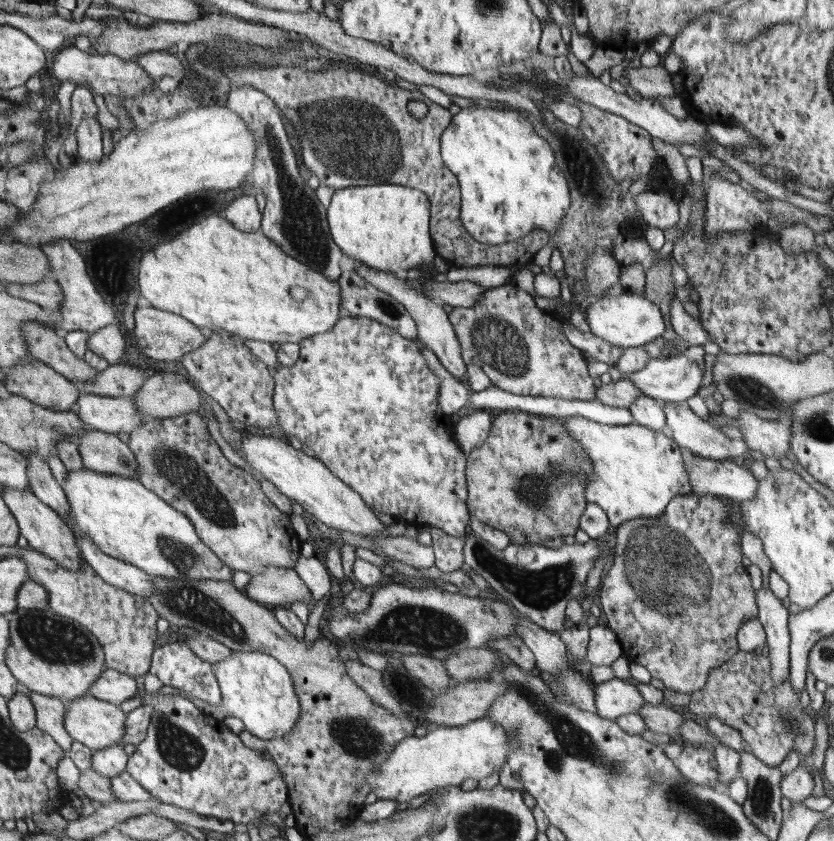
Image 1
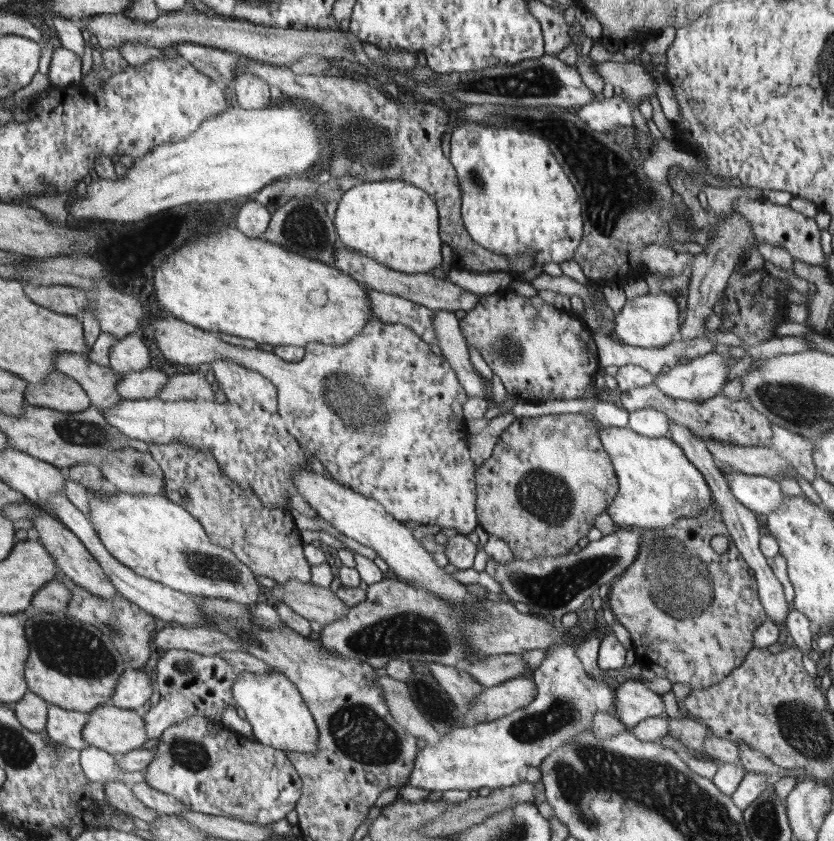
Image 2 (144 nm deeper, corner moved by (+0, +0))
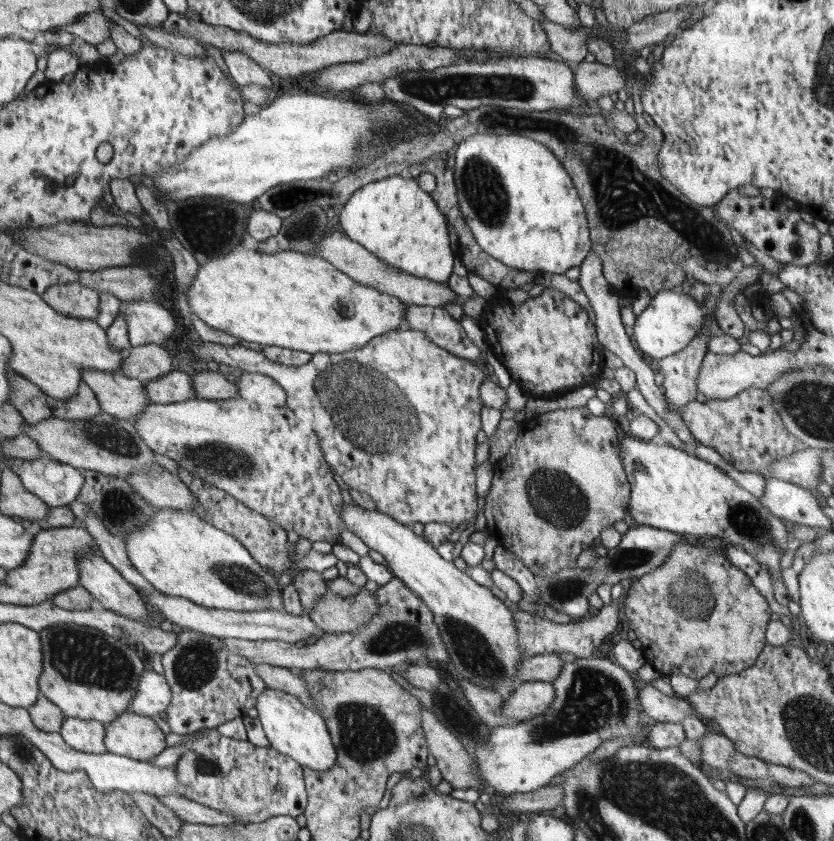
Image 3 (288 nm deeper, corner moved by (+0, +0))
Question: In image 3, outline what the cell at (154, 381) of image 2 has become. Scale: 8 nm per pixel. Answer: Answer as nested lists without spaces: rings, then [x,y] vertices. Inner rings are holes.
[[[171,370],[159,380],[147,380],[143,388],[145,394],[151,398],[151,404],[169,404],[195,398],[193,376],[179,370]]]

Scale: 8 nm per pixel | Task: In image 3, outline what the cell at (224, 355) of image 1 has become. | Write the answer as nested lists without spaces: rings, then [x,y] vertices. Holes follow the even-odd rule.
[[[243,372],[241,376],[237,376],[235,384],[239,388],[237,398],[241,400],[251,400],[257,406],[271,408],[283,408],[287,404],[287,392],[271,376]]]

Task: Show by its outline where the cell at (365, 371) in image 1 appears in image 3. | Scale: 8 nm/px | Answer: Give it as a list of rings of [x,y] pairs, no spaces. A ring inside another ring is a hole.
[[[409,328],[375,336],[369,344],[353,352],[317,352],[301,366],[275,364],[259,348],[247,350],[241,344],[221,346],[191,340],[189,352],[197,360],[215,360],[219,366],[227,364],[249,374],[265,374],[279,382],[287,392],[285,408],[293,410],[295,416],[313,416],[327,466],[335,470],[349,490],[365,492],[377,512],[395,518],[403,526],[437,522],[447,524],[451,530],[477,514],[475,440],[481,436],[481,408],[485,406],[479,396],[479,388],[485,382],[485,368],[481,364],[457,358],[445,348],[439,348],[423,332]]]

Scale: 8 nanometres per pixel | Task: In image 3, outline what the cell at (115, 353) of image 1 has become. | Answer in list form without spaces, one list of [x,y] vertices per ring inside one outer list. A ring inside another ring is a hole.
[[[145,344],[145,346],[131,346],[119,370],[127,378],[147,382],[167,376],[173,370],[173,366],[171,356],[161,346]]]

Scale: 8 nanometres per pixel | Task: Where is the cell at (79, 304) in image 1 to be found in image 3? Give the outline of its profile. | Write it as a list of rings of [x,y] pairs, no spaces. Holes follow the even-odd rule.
[[[121,300],[117,316],[125,316],[127,320],[127,336],[131,346],[161,346],[171,338],[171,334],[175,334],[177,328],[175,318],[157,302]]]

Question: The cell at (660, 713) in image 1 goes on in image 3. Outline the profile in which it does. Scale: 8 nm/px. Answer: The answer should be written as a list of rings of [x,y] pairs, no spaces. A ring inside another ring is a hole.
[[[707,732],[705,736],[701,736],[699,746],[701,746],[699,752],[703,754],[701,762],[715,768],[715,772],[721,774],[723,778],[737,778],[729,766],[729,760],[737,750],[725,736],[717,736],[717,734]]]

